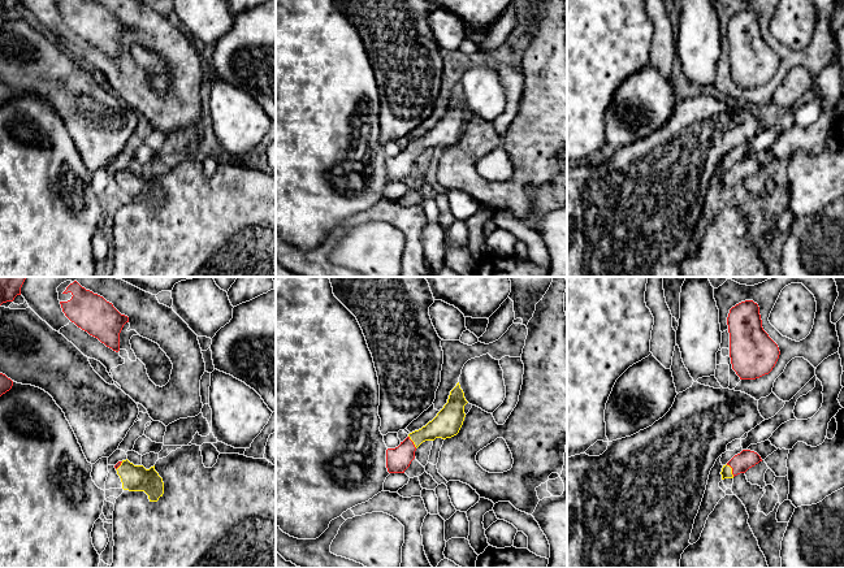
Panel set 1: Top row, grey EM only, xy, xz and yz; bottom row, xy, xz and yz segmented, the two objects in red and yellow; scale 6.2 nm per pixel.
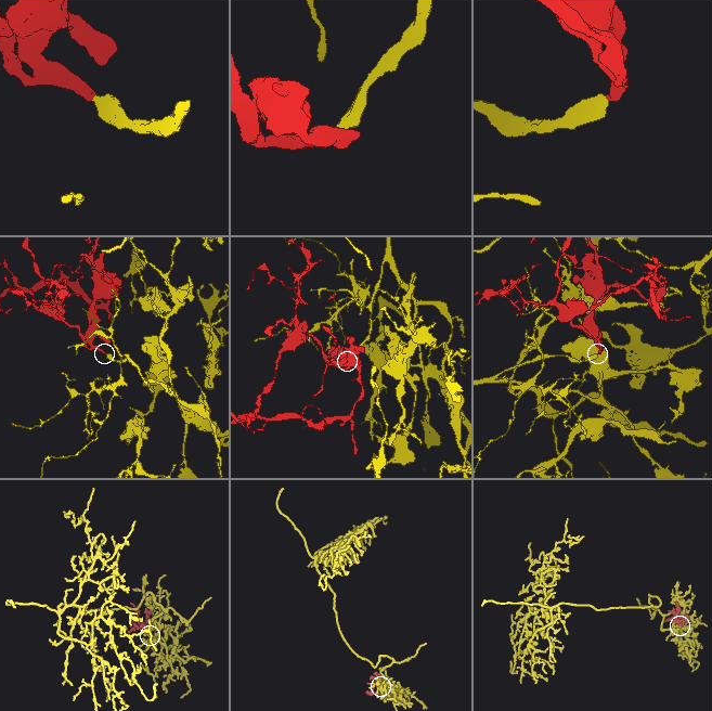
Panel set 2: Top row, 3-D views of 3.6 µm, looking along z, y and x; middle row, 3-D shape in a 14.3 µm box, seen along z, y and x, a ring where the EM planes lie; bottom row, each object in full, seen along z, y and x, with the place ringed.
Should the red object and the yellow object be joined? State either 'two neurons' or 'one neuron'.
one neuron

